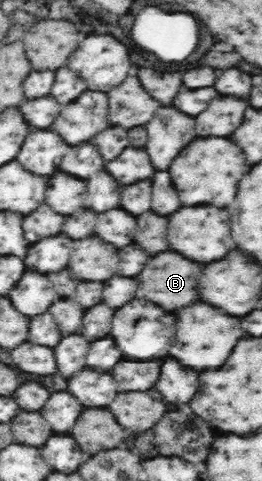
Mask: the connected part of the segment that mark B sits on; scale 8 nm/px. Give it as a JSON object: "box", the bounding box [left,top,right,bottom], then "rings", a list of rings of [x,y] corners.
{"box":[136,253,204,309],"rings":[[[158,253],[146,263],[146,269],[136,277],[138,279],[138,289],[140,297],[158,303],[164,309],[176,309],[184,307],[188,303],[198,301],[198,291],[196,291],[196,277],[202,273],[204,265],[198,265],[178,253]]]}

